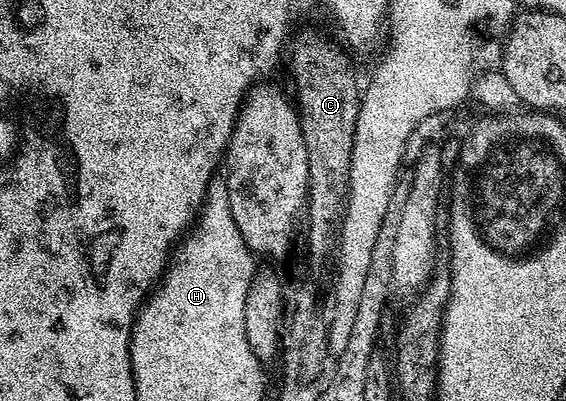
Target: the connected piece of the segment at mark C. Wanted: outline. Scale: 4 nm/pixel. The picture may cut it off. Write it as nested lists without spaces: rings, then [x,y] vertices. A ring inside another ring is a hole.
[[[300,33],[295,34],[294,40],[290,45],[290,53],[292,49],[292,81],[296,84],[296,97],[294,93],[294,101],[298,106],[298,112],[300,115],[300,126],[302,127],[302,139],[306,143],[306,159],[308,160],[308,199],[306,202],[306,221],[308,217],[308,253],[312,256],[312,261],[316,265],[320,265],[328,257],[328,252],[333,252],[334,242],[338,237],[338,226],[341,224],[344,210],[346,208],[346,202],[348,199],[348,180],[350,179],[350,151],[352,150],[352,144],[354,143],[354,127],[356,126],[356,120],[358,119],[358,111],[360,110],[360,99],[362,96],[361,86],[356,86],[356,77],[352,74],[352,65],[348,62],[349,54],[345,52],[343,48],[339,49],[332,41],[327,41],[324,37],[319,37],[316,33]]]

